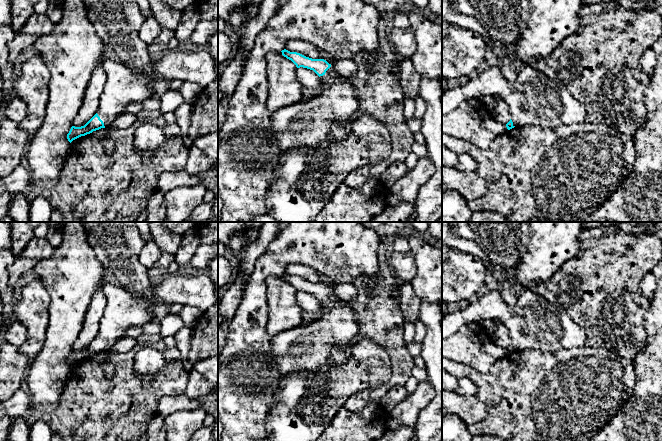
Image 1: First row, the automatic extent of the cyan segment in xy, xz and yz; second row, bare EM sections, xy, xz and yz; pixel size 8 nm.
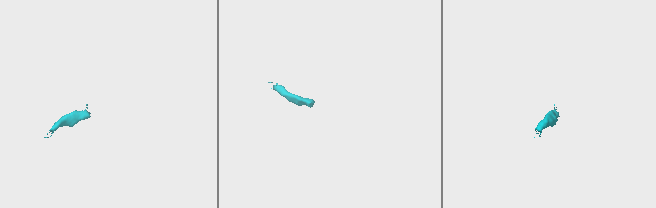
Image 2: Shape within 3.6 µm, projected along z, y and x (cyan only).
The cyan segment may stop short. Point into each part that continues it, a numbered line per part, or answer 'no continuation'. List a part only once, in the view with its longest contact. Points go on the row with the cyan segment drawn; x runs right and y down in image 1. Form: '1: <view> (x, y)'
1: xz (305, 124)

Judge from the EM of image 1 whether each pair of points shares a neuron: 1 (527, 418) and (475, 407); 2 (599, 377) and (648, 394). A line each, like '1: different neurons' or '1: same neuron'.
1: different neurons
2: different neurons

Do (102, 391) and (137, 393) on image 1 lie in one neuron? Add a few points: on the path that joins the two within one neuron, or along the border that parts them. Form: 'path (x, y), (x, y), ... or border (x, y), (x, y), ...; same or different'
path (111, 393), (128, 393); same

